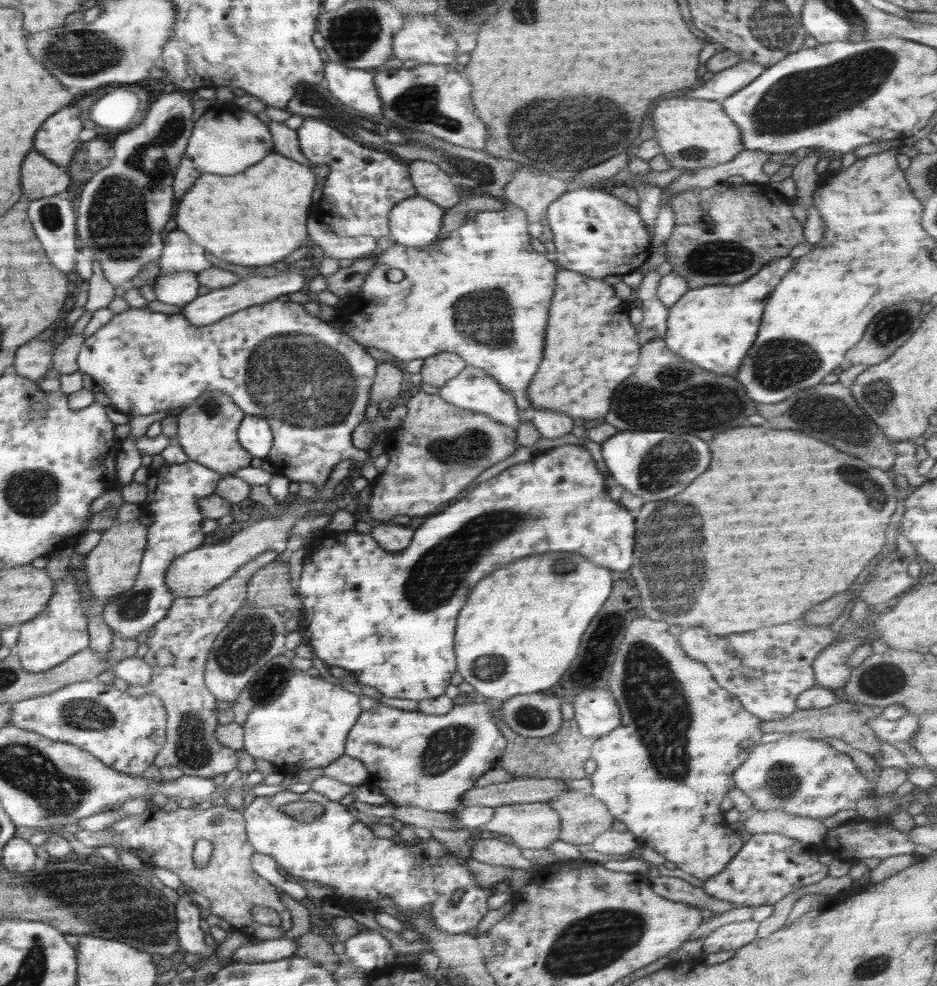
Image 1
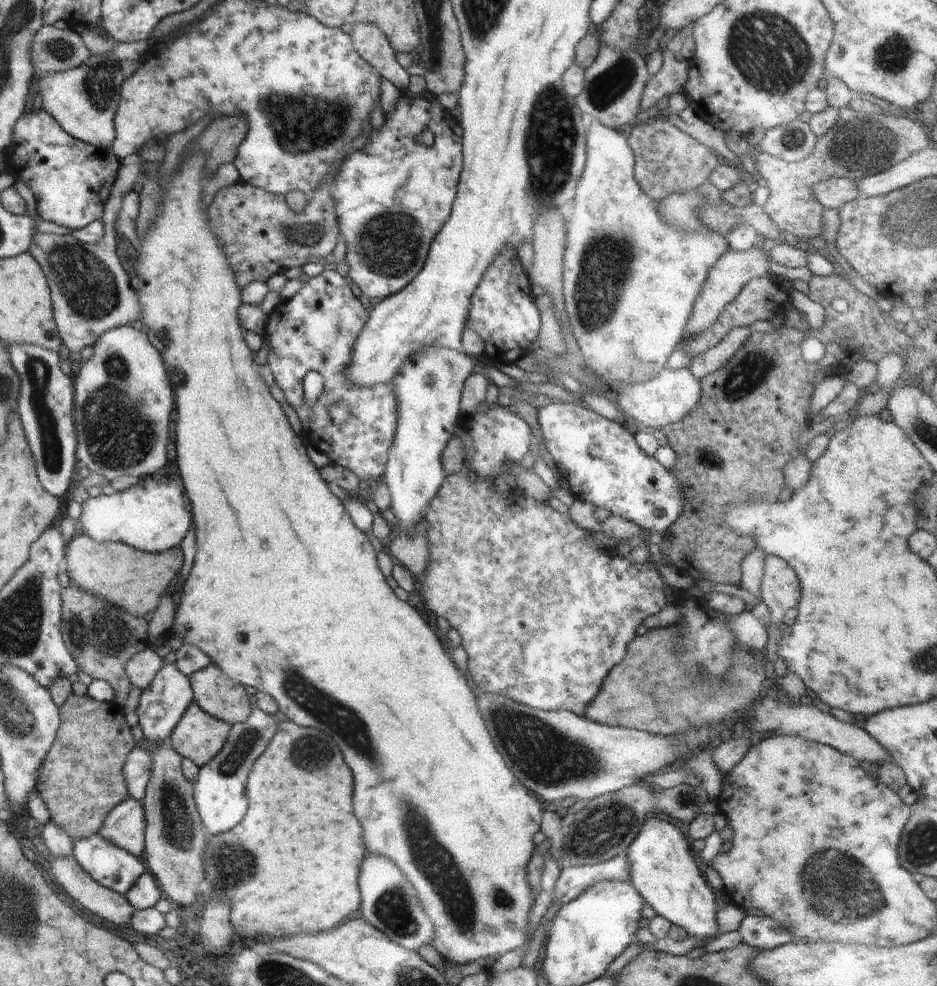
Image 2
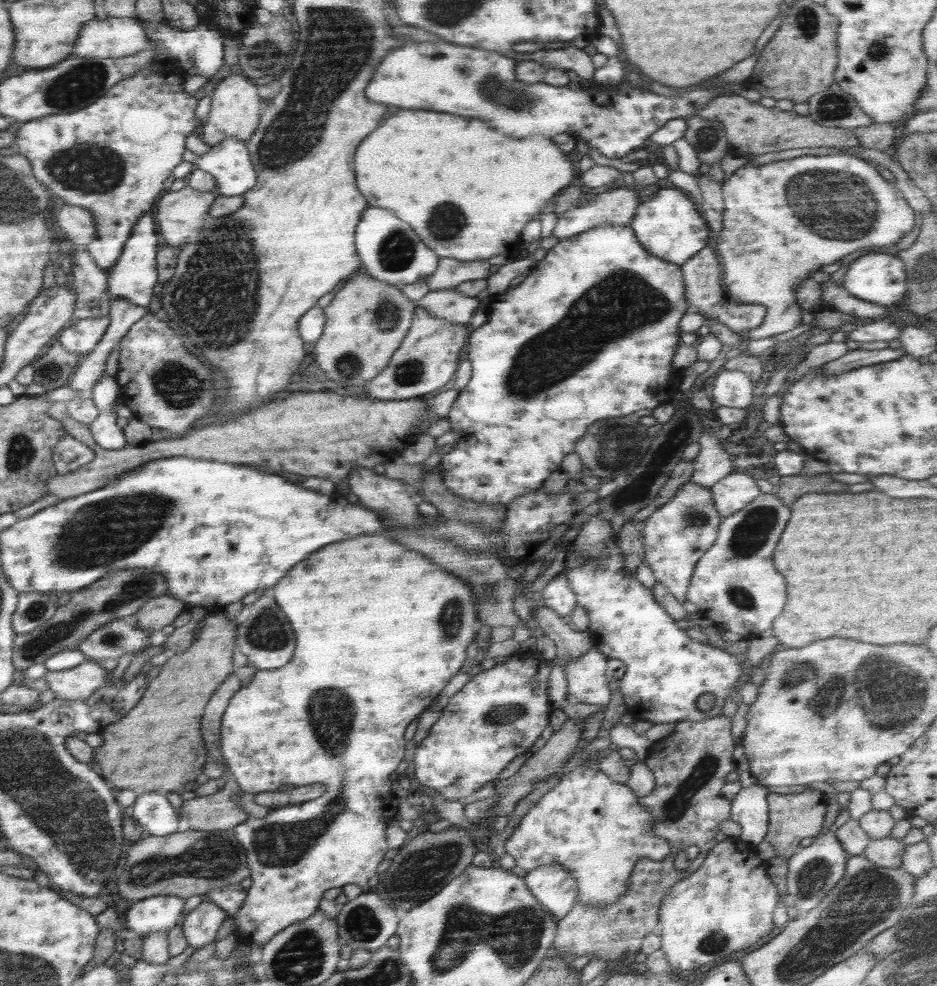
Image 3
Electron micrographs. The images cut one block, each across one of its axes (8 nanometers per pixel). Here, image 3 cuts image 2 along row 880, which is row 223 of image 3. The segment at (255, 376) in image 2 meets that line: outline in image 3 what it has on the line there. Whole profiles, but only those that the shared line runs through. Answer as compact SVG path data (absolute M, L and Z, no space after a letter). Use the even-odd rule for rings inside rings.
M400 110L394 116L390 116L388 120L382 122L380 128L376 128L372 134L368 134L368 138L362 140L362 144L356 150L356 158L354 158L354 170L356 170L356 184L358 190L366 196L365 200L370 206L378 206L378 208L390 208L398 218L406 221L414 232L420 236L420 240L430 246L434 253L439 257L458 258L461 261L479 261L487 260L492 256L503 254L508 258L515 258L524 248L521 242L522 230L524 226L533 219L537 219L542 210L546 207L548 200L562 191L562 188L568 187L574 178L574 166L566 154L560 152L560 148L556 143L552 142L552 138L544 138L544 136L528 136L528 138L508 138L504 134L498 134L498 130L492 130L492 126L488 126L482 120L472 120L472 118L464 118L464 116L456 116L456 114L440 114L434 110Z

